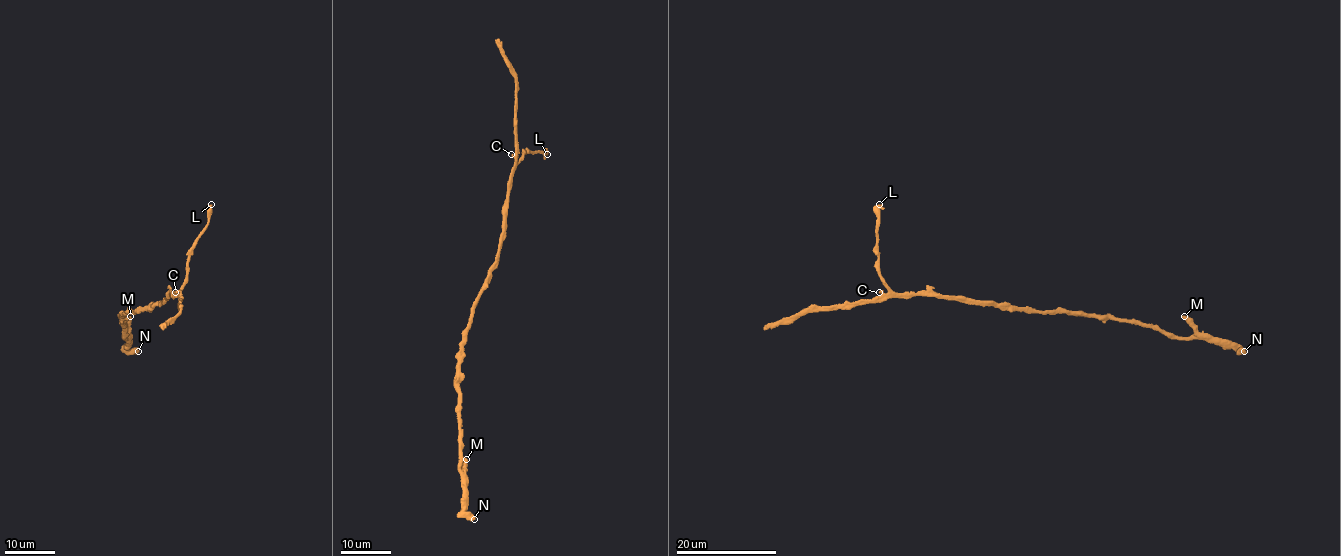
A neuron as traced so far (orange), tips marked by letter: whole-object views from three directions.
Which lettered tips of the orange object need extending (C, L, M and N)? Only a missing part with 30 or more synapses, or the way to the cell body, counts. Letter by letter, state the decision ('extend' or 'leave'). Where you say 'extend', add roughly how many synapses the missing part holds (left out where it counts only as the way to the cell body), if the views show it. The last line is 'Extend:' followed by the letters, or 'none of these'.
C: leave
L: extend | 35 syn
M: leave
N: leave
Extend: L

